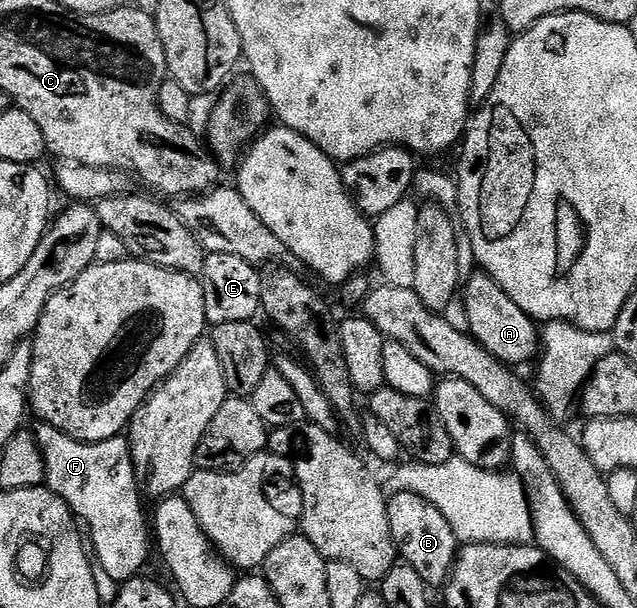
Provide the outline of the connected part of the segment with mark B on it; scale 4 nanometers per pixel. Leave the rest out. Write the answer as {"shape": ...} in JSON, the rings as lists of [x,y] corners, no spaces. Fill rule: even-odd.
{"shape":[[[405,491],[394,494],[391,492],[386,510],[388,527],[392,527],[392,539],[398,548],[399,558],[411,565],[428,587],[445,586],[454,570],[454,559],[458,555],[460,542],[448,519],[444,519],[444,511],[440,511],[440,507],[436,507],[428,499]]]}

